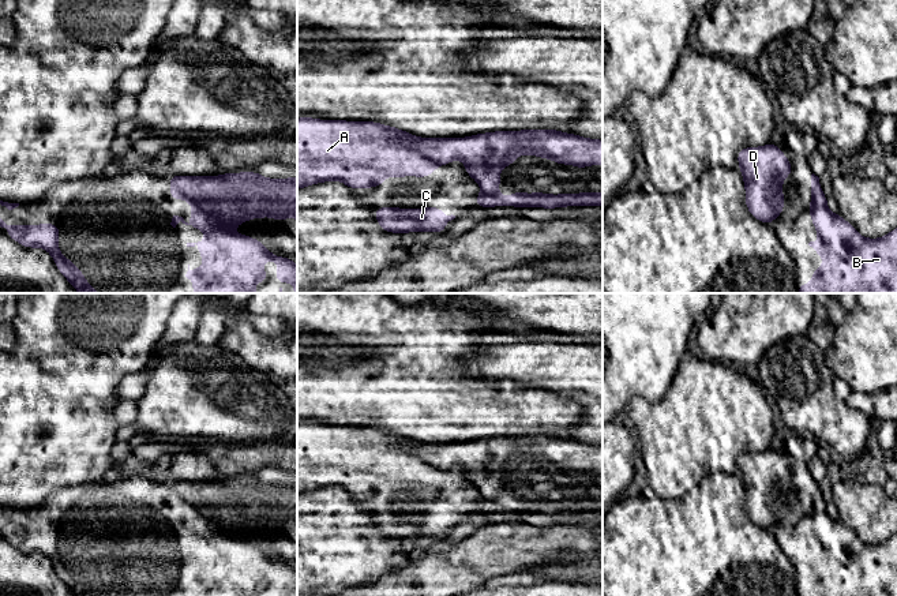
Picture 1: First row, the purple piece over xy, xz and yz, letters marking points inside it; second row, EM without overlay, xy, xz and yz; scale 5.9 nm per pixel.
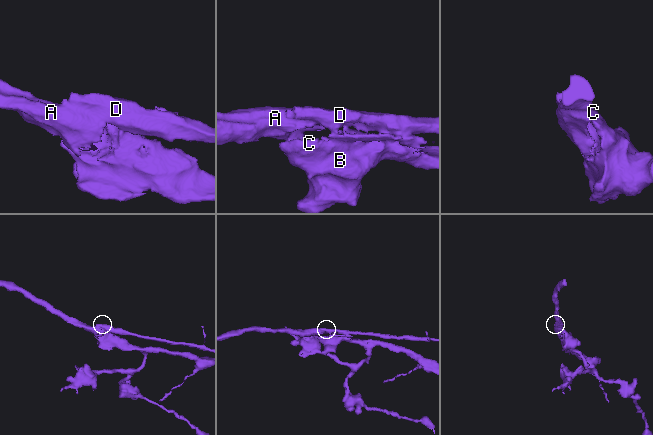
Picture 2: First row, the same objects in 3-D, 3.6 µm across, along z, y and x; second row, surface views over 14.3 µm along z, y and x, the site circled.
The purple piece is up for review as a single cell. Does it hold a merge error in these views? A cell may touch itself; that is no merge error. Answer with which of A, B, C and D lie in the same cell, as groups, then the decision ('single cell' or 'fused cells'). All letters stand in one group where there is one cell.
A B C / D; fused cells

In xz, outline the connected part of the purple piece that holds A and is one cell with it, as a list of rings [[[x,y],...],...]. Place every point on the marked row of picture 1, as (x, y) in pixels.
[[[297,119],[297,190],[330,180],[342,181],[349,188],[369,188],[382,185],[386,176],[427,177],[439,166],[410,145],[416,139],[409,132],[374,121]]]

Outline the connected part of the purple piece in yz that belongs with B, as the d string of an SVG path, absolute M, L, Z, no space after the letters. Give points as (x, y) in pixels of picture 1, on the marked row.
M818 187L811 195L811 205L806 209L811 213L811 221L821 240L810 241L808 245L825 259L825 265L815 267L810 284L797 285L799 293L897 293L897 228L882 239L864 239L840 214L827 210L827 199Z

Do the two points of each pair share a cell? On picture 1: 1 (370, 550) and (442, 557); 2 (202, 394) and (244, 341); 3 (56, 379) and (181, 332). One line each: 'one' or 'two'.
1: two
2: two
3: two

